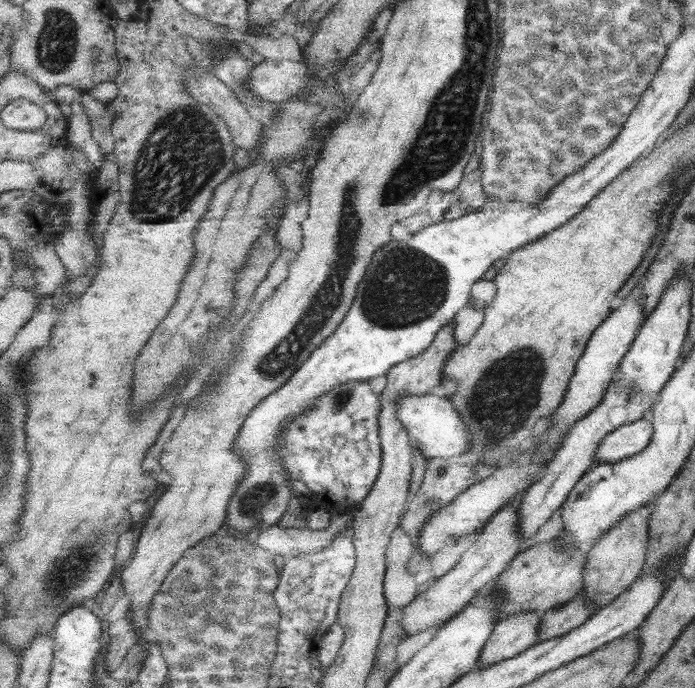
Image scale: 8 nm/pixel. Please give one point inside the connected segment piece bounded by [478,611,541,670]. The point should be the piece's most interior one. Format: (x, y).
(511, 635)

